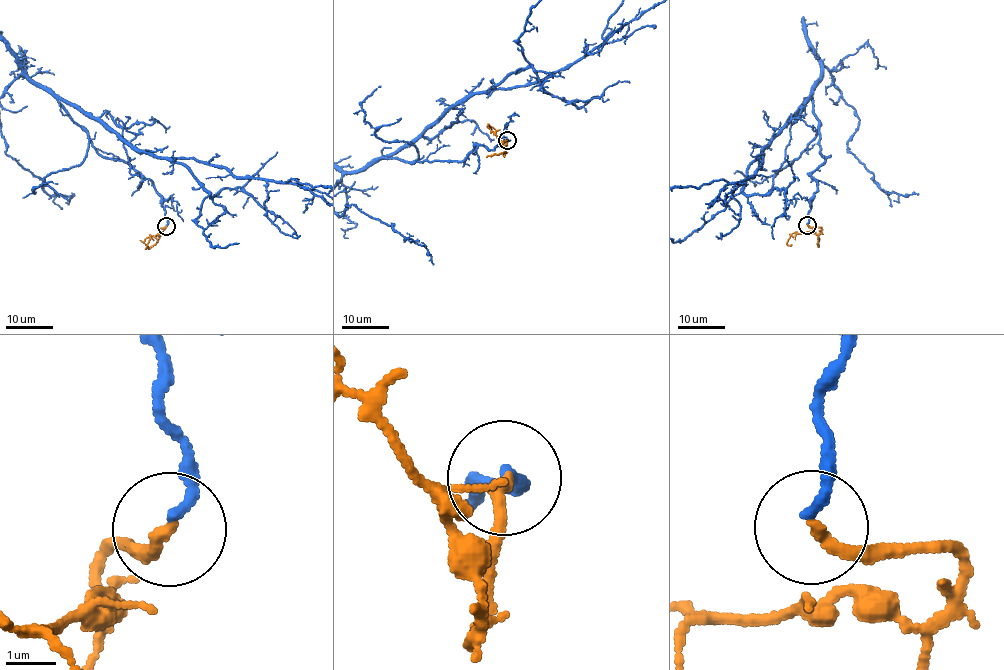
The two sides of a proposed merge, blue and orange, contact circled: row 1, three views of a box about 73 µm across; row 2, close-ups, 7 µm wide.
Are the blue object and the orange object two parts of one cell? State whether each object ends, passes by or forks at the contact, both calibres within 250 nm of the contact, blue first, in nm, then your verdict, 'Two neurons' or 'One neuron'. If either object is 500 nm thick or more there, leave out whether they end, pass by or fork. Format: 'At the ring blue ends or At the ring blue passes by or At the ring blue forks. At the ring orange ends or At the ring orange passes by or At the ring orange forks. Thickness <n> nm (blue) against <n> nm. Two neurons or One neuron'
At the ring blue ends. At the ring orange ends. Thickness 200 nm (blue) against 260 nm. One neuron

